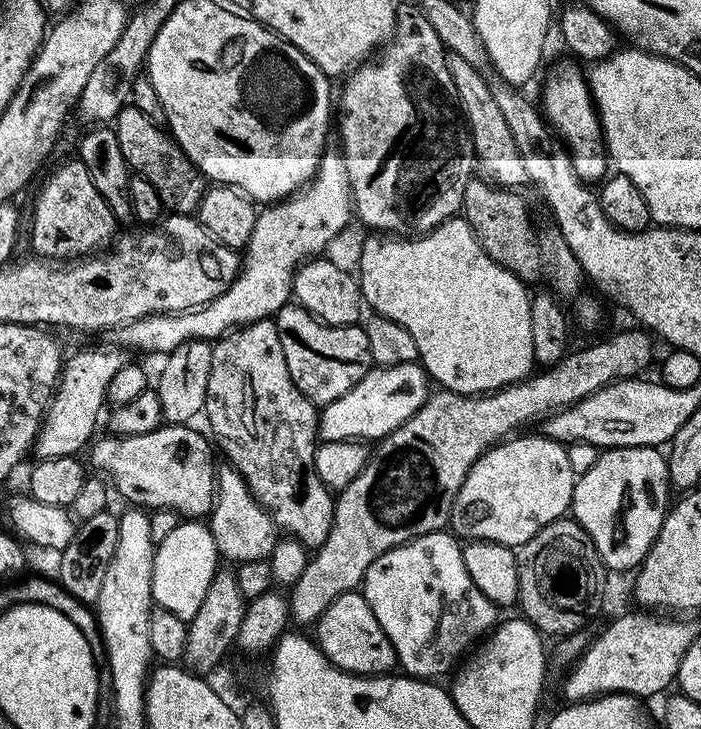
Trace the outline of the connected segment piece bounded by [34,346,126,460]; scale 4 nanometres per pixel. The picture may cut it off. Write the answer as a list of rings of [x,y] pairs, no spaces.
[[[113,347],[84,348],[72,357],[67,357],[60,378],[56,381],[56,391],[48,401],[44,422],[36,436],[34,452],[39,459],[76,456],[84,447],[84,451],[89,447],[93,439],[92,431],[100,420],[100,407],[106,404],[110,378],[114,378],[114,374],[118,374],[118,370],[122,370],[126,363],[125,353],[119,347]]]

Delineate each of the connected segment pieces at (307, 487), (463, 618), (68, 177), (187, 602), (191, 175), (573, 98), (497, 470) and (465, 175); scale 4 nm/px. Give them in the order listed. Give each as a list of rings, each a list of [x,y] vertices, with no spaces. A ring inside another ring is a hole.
[[[266,319],[266,320],[256,320],[253,324],[246,324],[242,328],[233,328],[231,332],[228,333],[227,336],[222,336],[220,337],[219,340],[215,341],[215,343],[212,344],[212,352],[213,352],[213,361],[210,365],[210,376],[209,376],[209,382],[207,383],[206,387],[206,400],[205,400],[205,406],[203,409],[203,415],[205,417],[208,416],[208,424],[210,427],[212,427],[212,432],[211,435],[214,437],[216,435],[216,440],[215,443],[218,445],[220,443],[220,448],[222,451],[224,451],[224,456],[223,458],[227,463],[234,468],[236,468],[238,474],[242,476],[242,478],[245,480],[245,482],[248,484],[249,492],[250,494],[257,500],[257,502],[265,509],[265,511],[268,512],[269,518],[273,520],[273,522],[276,524],[277,529],[285,537],[288,538],[295,538],[300,541],[301,544],[304,545],[305,548],[309,550],[315,550],[326,542],[326,538],[330,534],[330,530],[332,529],[332,523],[334,522],[334,514],[336,513],[336,502],[334,499],[334,492],[333,489],[330,489],[322,483],[322,481],[318,478],[318,474],[314,470],[314,454],[316,453],[316,445],[318,443],[318,433],[320,431],[320,413],[318,411],[317,405],[313,404],[312,401],[307,400],[304,395],[302,394],[302,390],[298,390],[298,386],[294,386],[294,382],[290,378],[290,370],[286,370],[286,354],[282,354],[282,342],[278,342],[278,330],[276,329],[275,323],[271,319]]]
[[[451,531],[431,532],[394,550],[386,550],[374,558],[374,562],[370,562],[364,575],[362,594],[370,610],[374,610],[378,626],[382,626],[394,646],[397,665],[417,680],[432,680],[440,678],[436,676],[443,672],[451,673],[454,668],[452,663],[457,659],[456,664],[473,647],[472,640],[483,641],[498,624],[497,605],[492,604],[490,598],[486,598],[486,594],[474,586],[474,582],[470,582],[466,562],[462,562],[463,553],[461,541]]]
[[[72,158],[69,164],[54,169],[40,188],[30,223],[33,253],[58,262],[87,257],[113,241],[114,223],[116,217],[94,186],[86,166],[79,158]]]
[[[180,522],[164,537],[159,537],[156,557],[152,563],[152,599],[159,607],[178,614],[186,622],[198,614],[210,579],[208,568],[215,569],[218,555],[209,525],[204,522]]]
[[[131,106],[121,109],[115,118],[114,127],[118,146],[122,149],[122,158],[126,158],[129,169],[145,179],[150,186],[154,186],[167,209],[174,209],[180,214],[193,213],[206,191],[206,180],[185,152],[174,143],[171,135],[161,125],[150,122],[142,110]]]
[[[560,68],[545,82],[542,115],[554,129],[555,135],[570,149],[572,165],[578,178],[585,182],[603,181],[609,171],[607,168],[610,168],[610,157],[608,149],[604,147],[600,113],[596,110],[592,89],[588,87],[583,71],[580,73],[576,68]]]
[[[543,434],[519,436],[505,439],[489,448],[483,456],[477,458],[466,474],[456,500],[452,503],[450,528],[457,537],[465,541],[489,540],[509,546],[523,546],[550,522],[561,519],[569,511],[578,477],[570,470],[567,447],[556,440],[549,440]]]
[[[401,11],[396,17],[396,29],[391,34],[387,44],[379,49],[375,58],[360,65],[343,81],[344,89],[338,92],[338,120],[340,116],[340,145],[344,170],[348,173],[348,189],[352,192],[352,207],[357,221],[361,220],[366,227],[372,228],[376,234],[391,234],[396,238],[415,238],[434,231],[442,222],[453,219],[461,211],[466,186],[474,179],[474,153],[472,151],[472,135],[464,123],[464,111],[454,90],[454,78],[450,78],[448,58],[443,42],[434,34],[434,26],[430,26],[427,15],[423,11]]]

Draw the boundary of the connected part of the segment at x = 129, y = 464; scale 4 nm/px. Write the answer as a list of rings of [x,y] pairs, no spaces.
[[[165,423],[152,432],[137,436],[108,434],[105,440],[97,439],[91,445],[92,464],[97,473],[110,481],[115,495],[117,492],[125,496],[129,505],[144,510],[169,508],[172,512],[181,512],[184,518],[207,517],[216,499],[218,464],[212,461],[213,445],[209,437],[204,437],[194,427]]]

